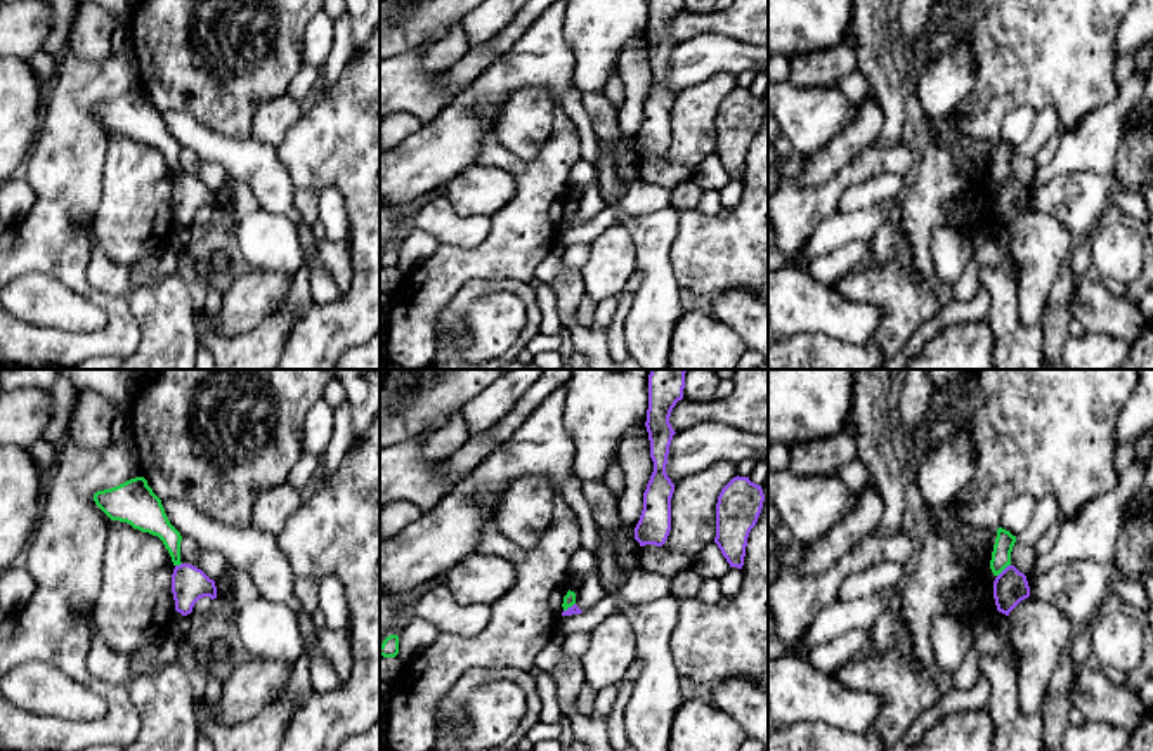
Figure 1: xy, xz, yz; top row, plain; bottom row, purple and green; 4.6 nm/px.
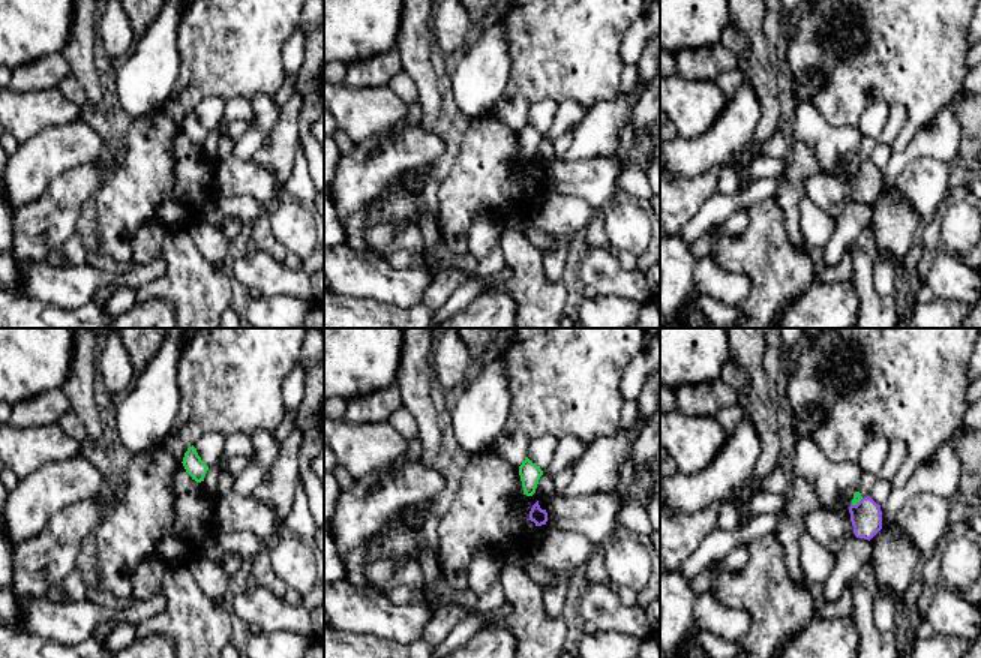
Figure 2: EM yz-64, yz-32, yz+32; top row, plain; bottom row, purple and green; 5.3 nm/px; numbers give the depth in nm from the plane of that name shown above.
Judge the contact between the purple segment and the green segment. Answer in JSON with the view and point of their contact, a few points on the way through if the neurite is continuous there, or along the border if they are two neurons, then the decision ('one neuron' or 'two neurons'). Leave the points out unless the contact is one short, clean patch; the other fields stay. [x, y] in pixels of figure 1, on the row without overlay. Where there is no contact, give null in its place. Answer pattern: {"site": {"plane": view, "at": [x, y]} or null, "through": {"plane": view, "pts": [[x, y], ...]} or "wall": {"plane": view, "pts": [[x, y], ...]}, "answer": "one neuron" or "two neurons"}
{"site": {"plane": "yz", "at": [1003, 182]}, "wall": {"plane": "yz", "pts": [[1009, 176], [997, 188]]}, "answer": "two neurons"}

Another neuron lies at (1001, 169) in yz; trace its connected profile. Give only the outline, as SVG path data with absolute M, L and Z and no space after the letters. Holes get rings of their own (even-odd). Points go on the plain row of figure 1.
M999 139L992 163L990 180L993 187L999 187L1007 177L1011 177L1011 163L1016 154L1016 147Z

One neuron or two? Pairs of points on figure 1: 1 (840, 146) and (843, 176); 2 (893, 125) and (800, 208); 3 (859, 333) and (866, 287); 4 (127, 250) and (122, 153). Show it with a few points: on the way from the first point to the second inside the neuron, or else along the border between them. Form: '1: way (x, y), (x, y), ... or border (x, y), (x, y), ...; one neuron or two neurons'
1: border (874, 141), (829, 177), (819, 184), (807, 186); two neurons
2: border (876, 141), (883, 146), (898, 144); two neurons
3: border (831, 287), (879, 311), (867, 344); two neurons
4: way (127, 226), (127, 177); one neuron

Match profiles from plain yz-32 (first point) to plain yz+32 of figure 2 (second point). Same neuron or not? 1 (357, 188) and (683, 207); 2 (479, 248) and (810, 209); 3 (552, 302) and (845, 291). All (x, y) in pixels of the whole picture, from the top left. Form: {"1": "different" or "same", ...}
{"1": "same", "2": "same", "3": "different"}

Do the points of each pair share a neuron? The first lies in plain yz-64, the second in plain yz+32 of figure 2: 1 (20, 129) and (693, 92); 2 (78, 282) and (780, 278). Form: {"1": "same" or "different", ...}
{"1": "same", "2": "different"}

